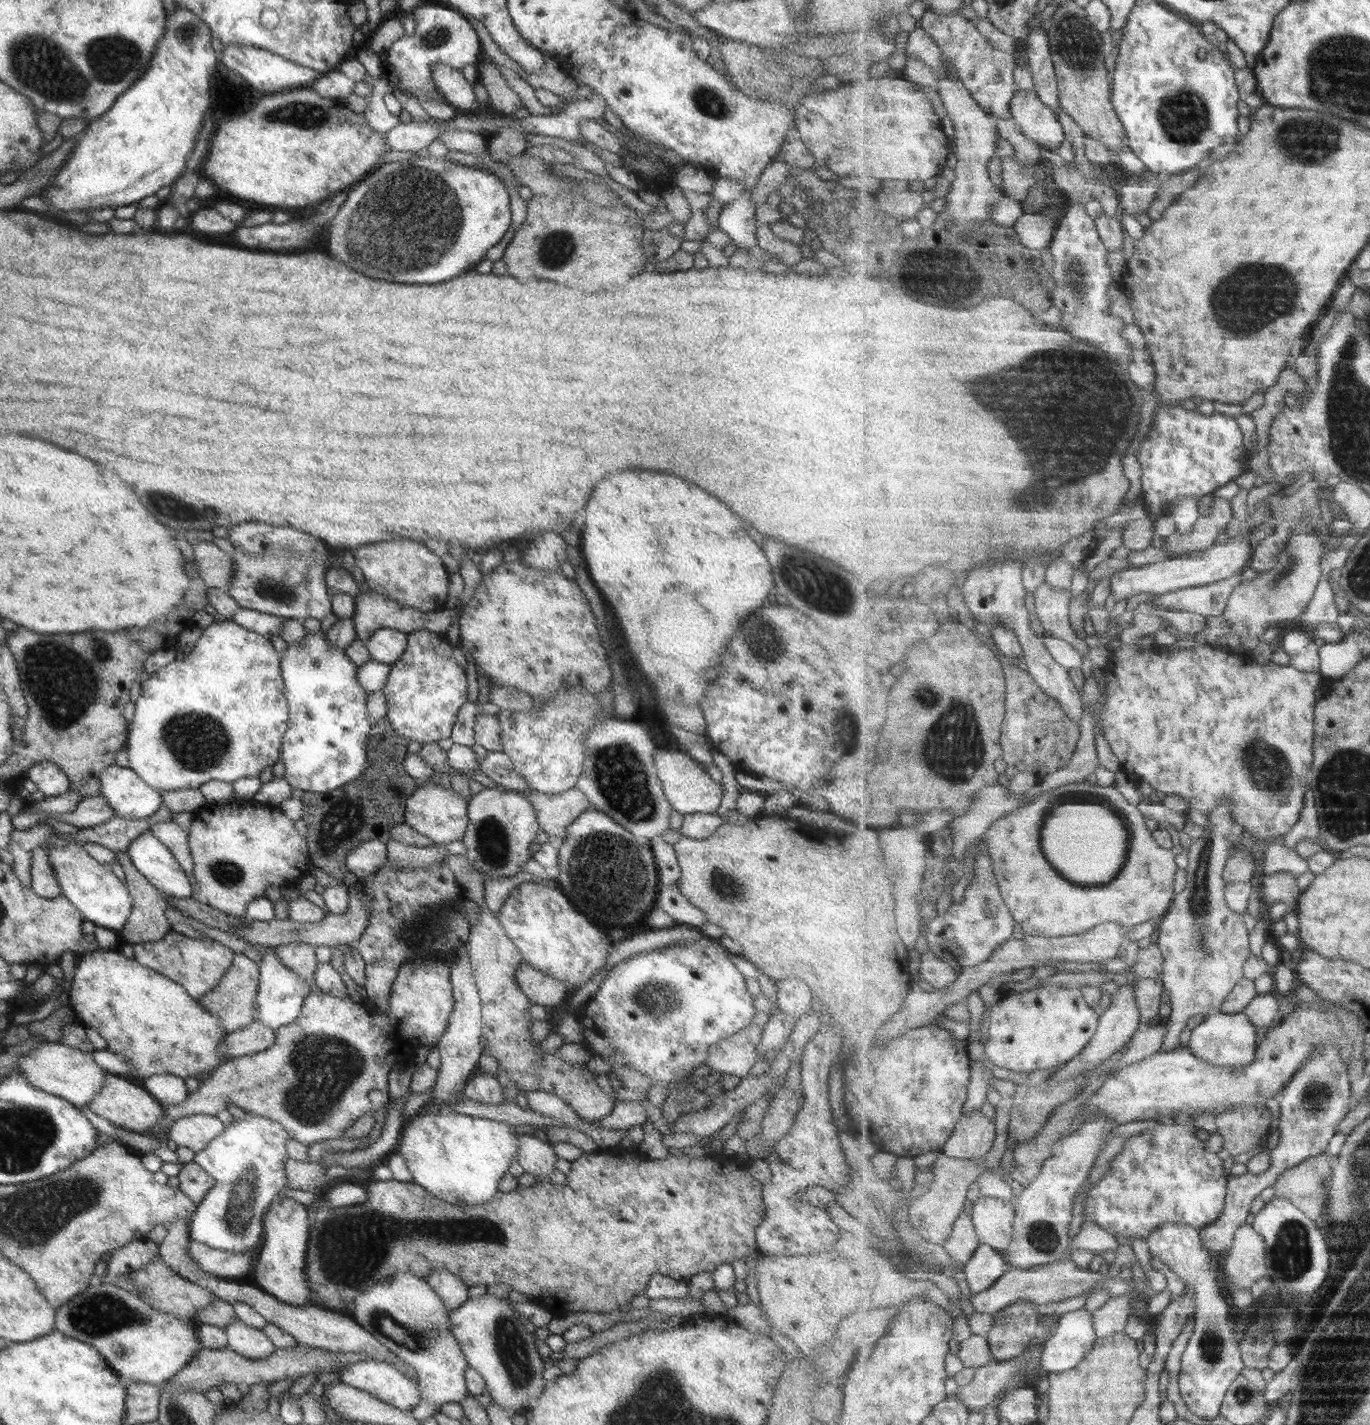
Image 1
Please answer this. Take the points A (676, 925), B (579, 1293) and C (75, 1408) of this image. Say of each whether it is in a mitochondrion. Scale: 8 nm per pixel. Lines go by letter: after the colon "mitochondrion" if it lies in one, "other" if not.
A: other
B: other
C: other

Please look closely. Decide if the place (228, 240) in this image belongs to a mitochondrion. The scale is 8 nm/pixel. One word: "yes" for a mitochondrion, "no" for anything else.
no

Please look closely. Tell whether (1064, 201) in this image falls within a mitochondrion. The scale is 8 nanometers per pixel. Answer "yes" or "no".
no

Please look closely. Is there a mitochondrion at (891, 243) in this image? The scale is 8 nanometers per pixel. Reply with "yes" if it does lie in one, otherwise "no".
no

